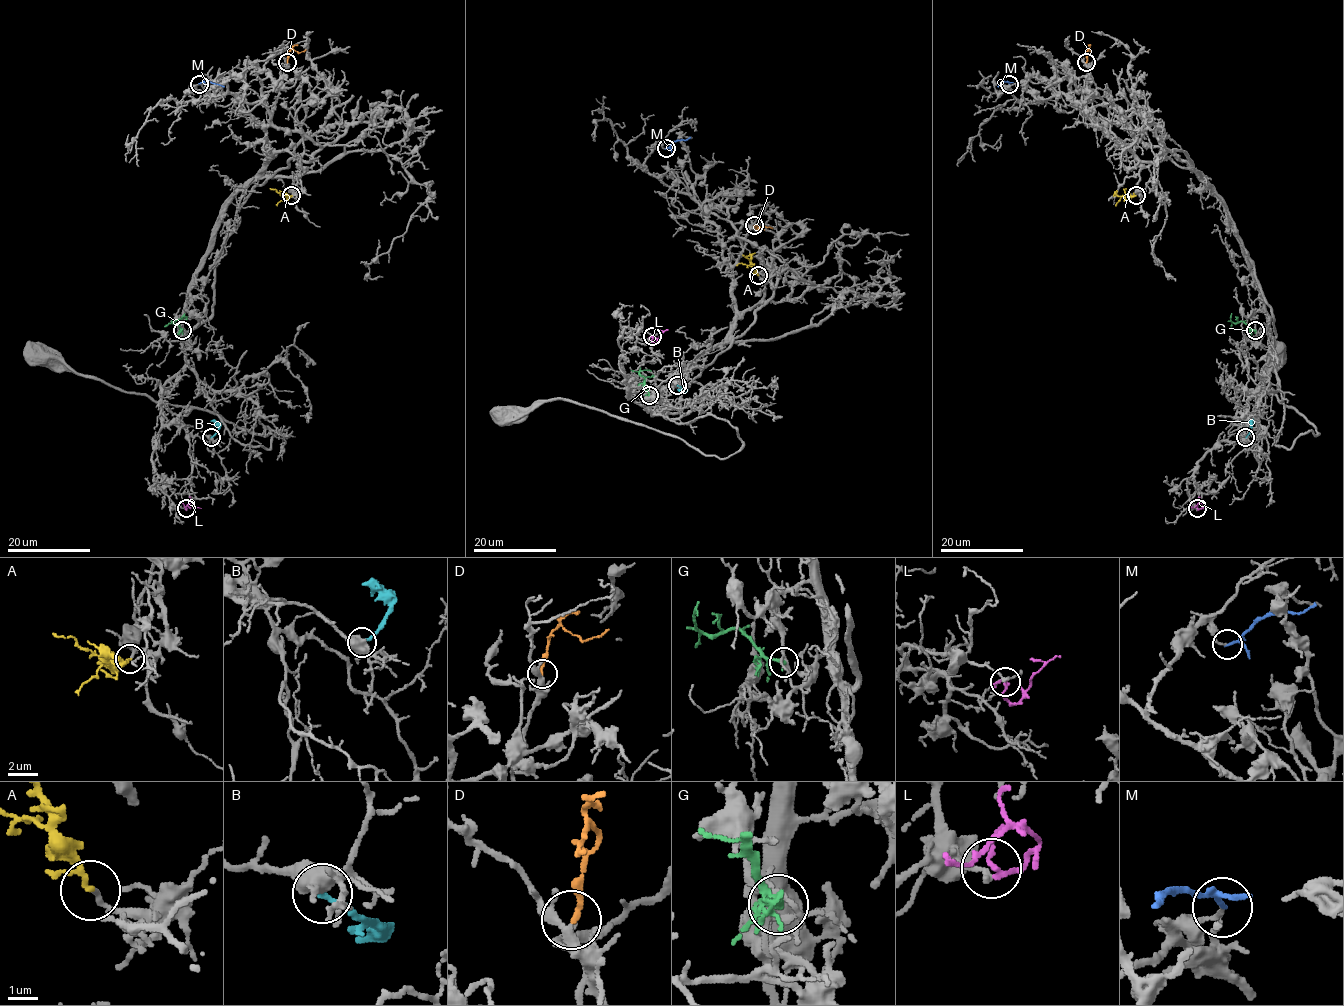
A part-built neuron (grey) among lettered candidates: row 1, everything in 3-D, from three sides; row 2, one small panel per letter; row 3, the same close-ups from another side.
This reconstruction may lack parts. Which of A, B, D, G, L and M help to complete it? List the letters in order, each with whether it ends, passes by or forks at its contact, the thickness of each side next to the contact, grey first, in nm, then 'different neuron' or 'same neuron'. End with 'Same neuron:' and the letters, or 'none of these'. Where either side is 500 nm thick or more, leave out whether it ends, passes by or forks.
A: it passes by; calibres 180 and 130 nm; same neuron
B: it ends; calibres 460 and 180 nm; different neuron
D: it ends; calibres 280 and 200 nm; same neuron
G: it passes by; calibres 180 and 190 nm; different neuron
L: it passes by; calibres 240 and 160 nm; same neuron
M: it passes by; calibres 150 and 120 nm; different neuron
Same neuron: A, D, L

